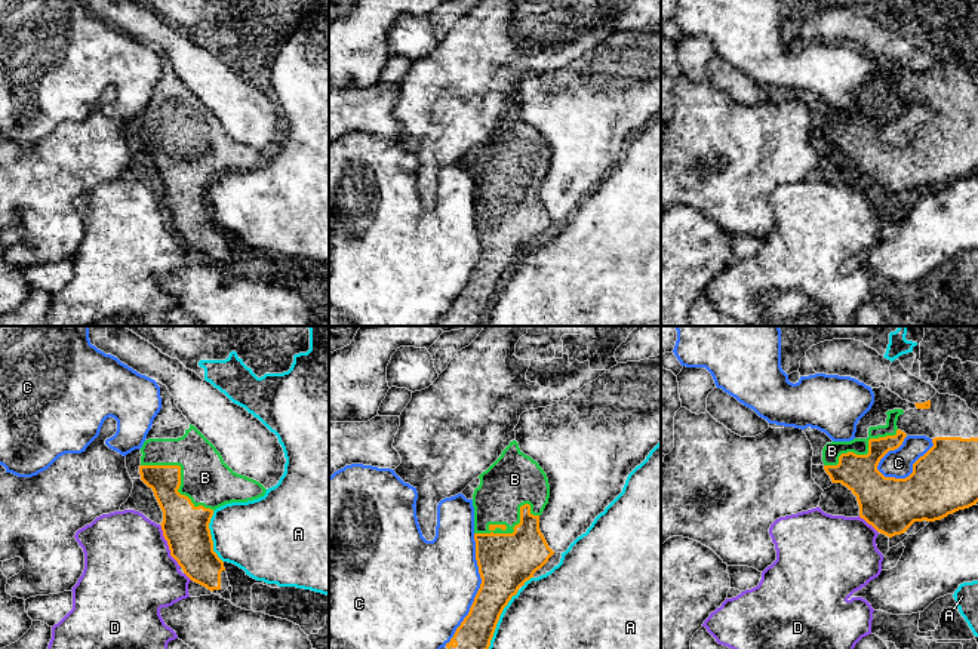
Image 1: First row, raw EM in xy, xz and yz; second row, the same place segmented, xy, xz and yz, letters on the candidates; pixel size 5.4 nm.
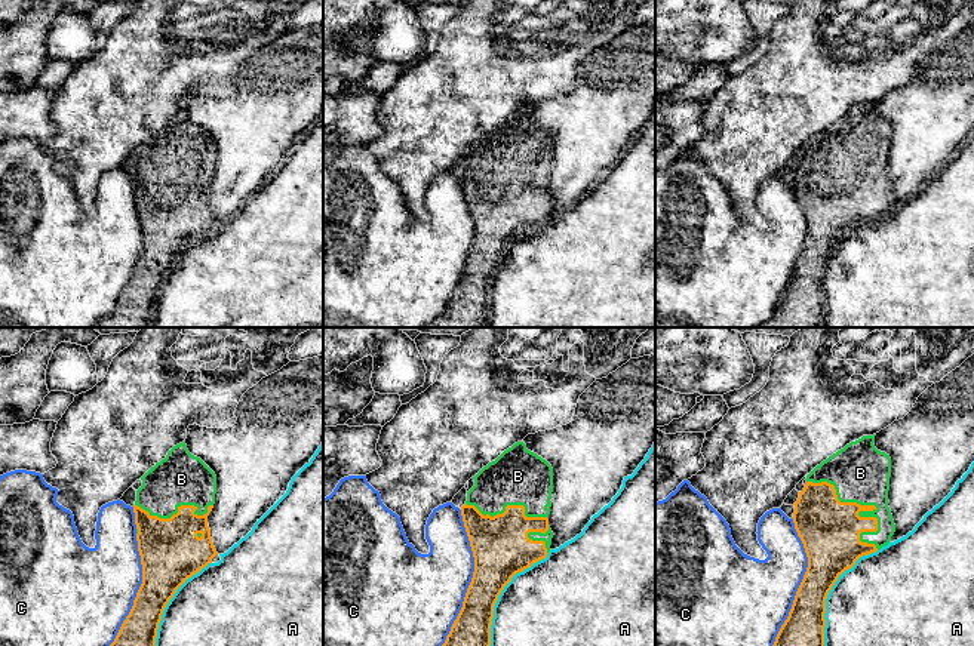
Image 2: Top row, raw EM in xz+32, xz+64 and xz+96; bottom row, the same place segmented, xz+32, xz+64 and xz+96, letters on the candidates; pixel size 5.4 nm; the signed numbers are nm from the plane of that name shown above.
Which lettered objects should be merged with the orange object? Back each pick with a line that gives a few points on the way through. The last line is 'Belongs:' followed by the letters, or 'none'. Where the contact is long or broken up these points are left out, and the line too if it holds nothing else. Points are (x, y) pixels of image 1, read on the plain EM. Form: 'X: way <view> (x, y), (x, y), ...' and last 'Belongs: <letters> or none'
Belongs: B

